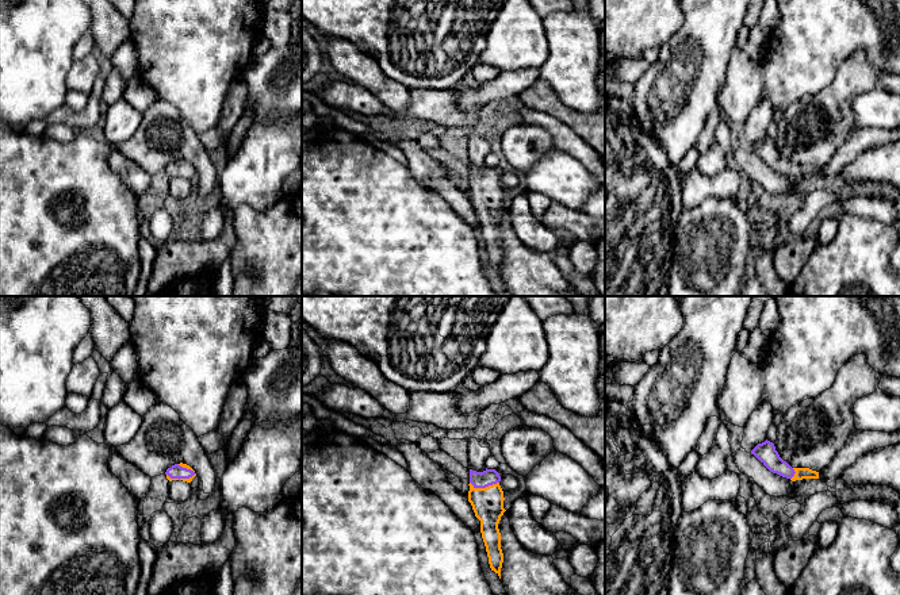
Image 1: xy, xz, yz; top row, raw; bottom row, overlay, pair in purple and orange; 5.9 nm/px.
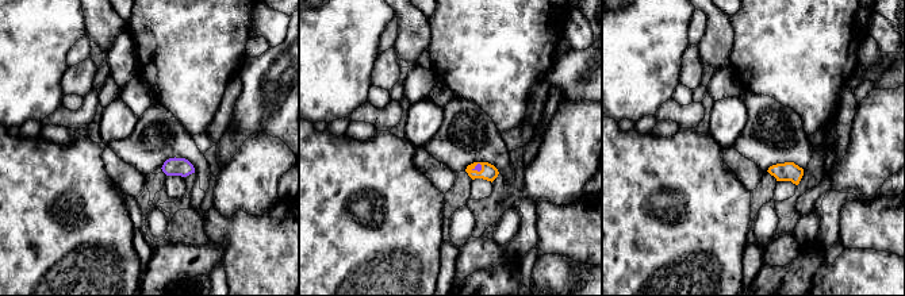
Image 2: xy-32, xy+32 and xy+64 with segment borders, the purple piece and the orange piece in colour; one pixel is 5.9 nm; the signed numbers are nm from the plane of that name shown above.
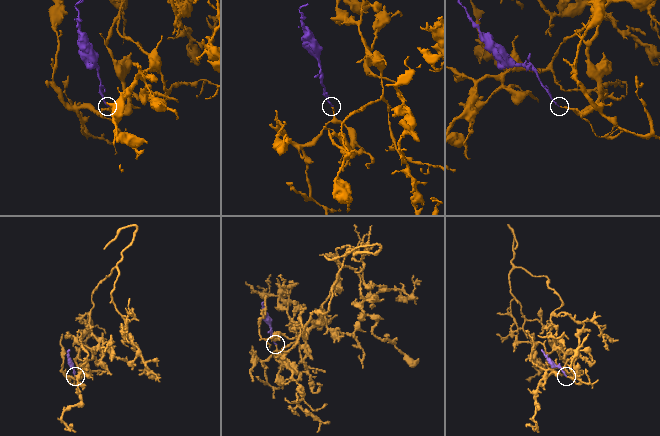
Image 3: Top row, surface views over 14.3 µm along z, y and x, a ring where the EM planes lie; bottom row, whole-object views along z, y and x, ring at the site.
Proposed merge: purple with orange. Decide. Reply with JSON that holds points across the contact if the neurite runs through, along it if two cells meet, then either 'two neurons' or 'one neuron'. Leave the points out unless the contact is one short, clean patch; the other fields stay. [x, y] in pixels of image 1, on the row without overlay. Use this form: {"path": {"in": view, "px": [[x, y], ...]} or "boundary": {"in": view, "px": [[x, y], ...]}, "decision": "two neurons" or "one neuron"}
{"path": {"in": "xz", "px": [[487, 175], [483, 184], [487, 200]]}, "decision": "one neuron"}

